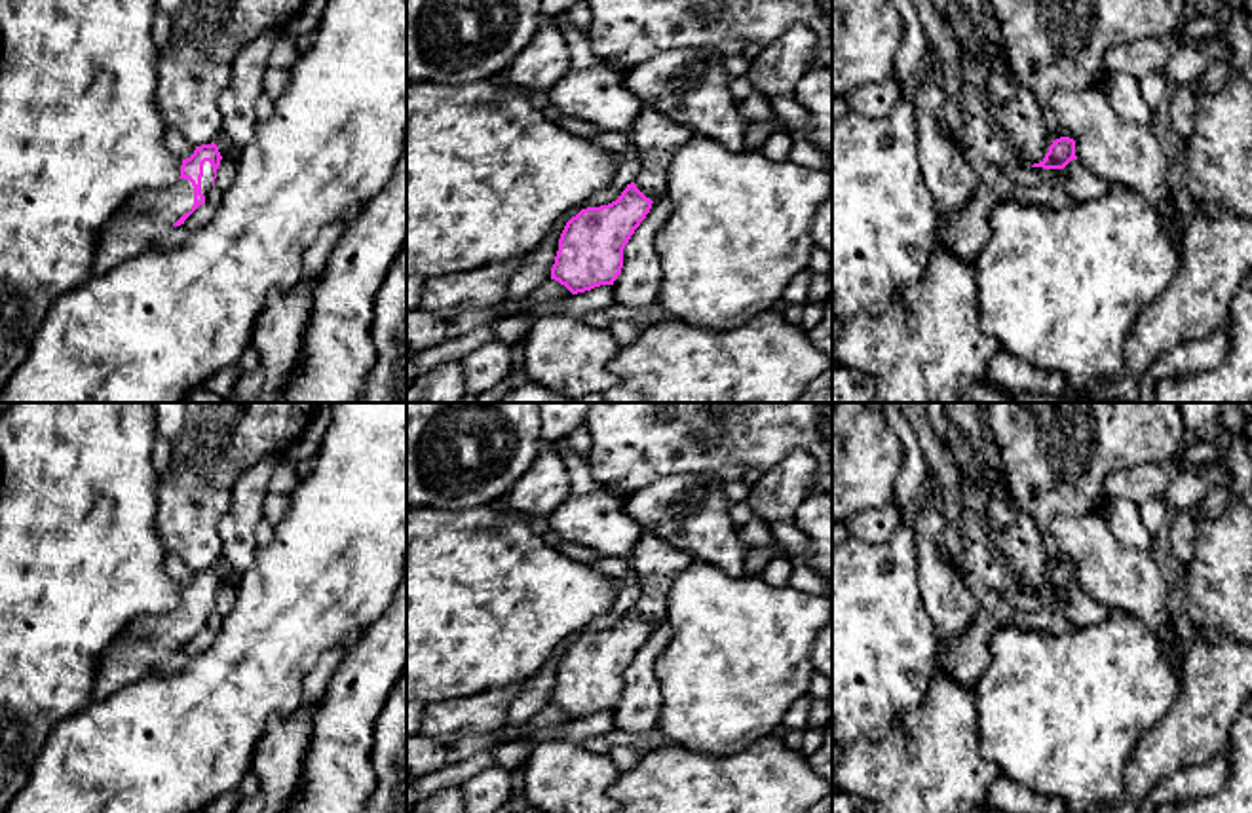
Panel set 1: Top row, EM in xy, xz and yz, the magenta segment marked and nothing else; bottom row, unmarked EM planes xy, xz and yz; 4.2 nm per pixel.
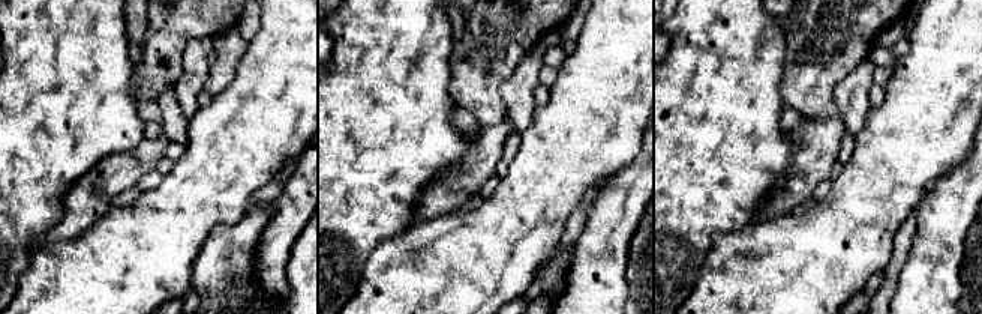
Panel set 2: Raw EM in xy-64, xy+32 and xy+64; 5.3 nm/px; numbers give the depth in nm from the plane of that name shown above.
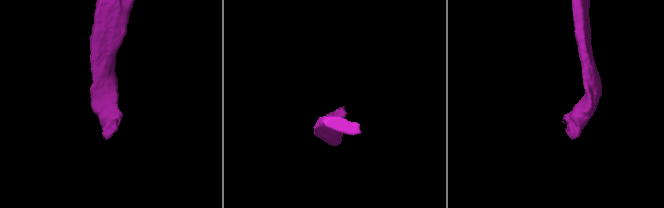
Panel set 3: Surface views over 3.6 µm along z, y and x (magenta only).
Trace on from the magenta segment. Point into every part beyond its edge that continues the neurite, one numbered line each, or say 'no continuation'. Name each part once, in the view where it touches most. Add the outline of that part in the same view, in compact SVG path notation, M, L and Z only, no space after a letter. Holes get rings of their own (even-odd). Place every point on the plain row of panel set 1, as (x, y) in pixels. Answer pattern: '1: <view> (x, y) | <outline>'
1: xy (208, 597) | M209 587L203 589L203 602L201 602L201 619L207 621L207 617L213 614L213 593Z

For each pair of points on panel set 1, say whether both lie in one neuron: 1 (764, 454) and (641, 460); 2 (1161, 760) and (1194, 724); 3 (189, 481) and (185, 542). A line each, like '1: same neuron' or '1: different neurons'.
1: same neuron
2: same neuron
3: same neuron

